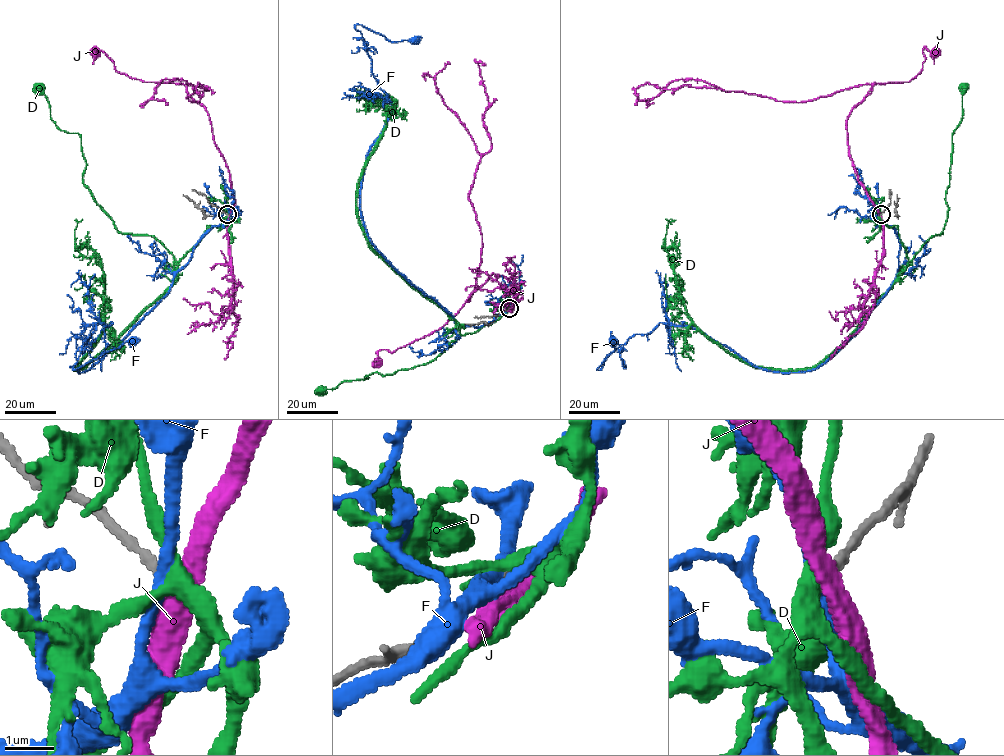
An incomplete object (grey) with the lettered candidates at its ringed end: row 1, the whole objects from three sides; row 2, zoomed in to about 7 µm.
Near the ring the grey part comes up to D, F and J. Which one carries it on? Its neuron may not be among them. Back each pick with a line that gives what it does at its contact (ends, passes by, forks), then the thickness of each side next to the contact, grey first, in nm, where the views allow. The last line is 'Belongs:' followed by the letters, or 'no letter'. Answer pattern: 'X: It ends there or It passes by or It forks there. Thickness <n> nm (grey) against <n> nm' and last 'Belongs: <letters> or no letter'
Belongs: no letter

